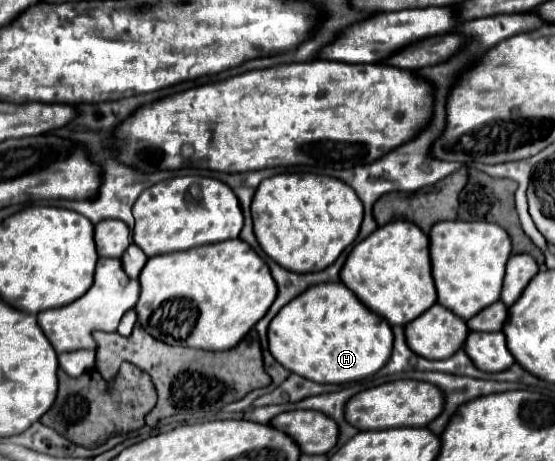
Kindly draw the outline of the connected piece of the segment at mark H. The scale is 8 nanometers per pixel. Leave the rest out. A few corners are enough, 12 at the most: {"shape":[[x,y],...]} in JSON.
{"shape":[[339,283],[269,325],[291,373],[351,383],[377,373],[393,331]]}

